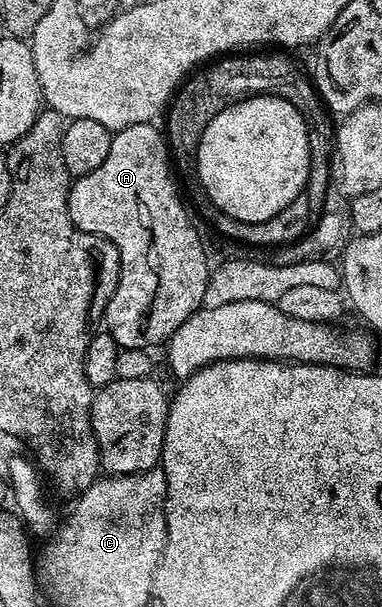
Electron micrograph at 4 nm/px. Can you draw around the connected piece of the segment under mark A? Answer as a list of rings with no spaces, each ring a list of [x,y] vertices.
[[[153,123],[137,124],[136,126],[128,126],[122,128],[112,135],[112,146],[108,149],[108,158],[104,158],[104,162],[100,166],[96,166],[96,170],[92,170],[92,174],[84,174],[77,177],[71,183],[70,193],[68,194],[68,214],[70,220],[80,230],[85,232],[95,232],[98,236],[102,236],[106,240],[111,240],[116,246],[118,257],[120,258],[120,274],[118,275],[118,285],[112,294],[112,298],[106,304],[104,313],[104,328],[109,332],[110,337],[118,343],[119,349],[124,348],[145,348],[153,349],[153,344],[159,346],[165,345],[169,341],[170,335],[176,331],[186,321],[193,312],[197,312],[203,307],[205,296],[208,296],[210,286],[211,265],[206,265],[206,248],[202,245],[202,240],[198,237],[198,232],[194,229],[194,224],[190,221],[190,216],[186,213],[186,208],[182,205],[182,200],[178,197],[178,188],[174,185],[174,180],[170,177],[172,171],[172,153],[168,147],[168,140],[160,131],[154,129]]]

